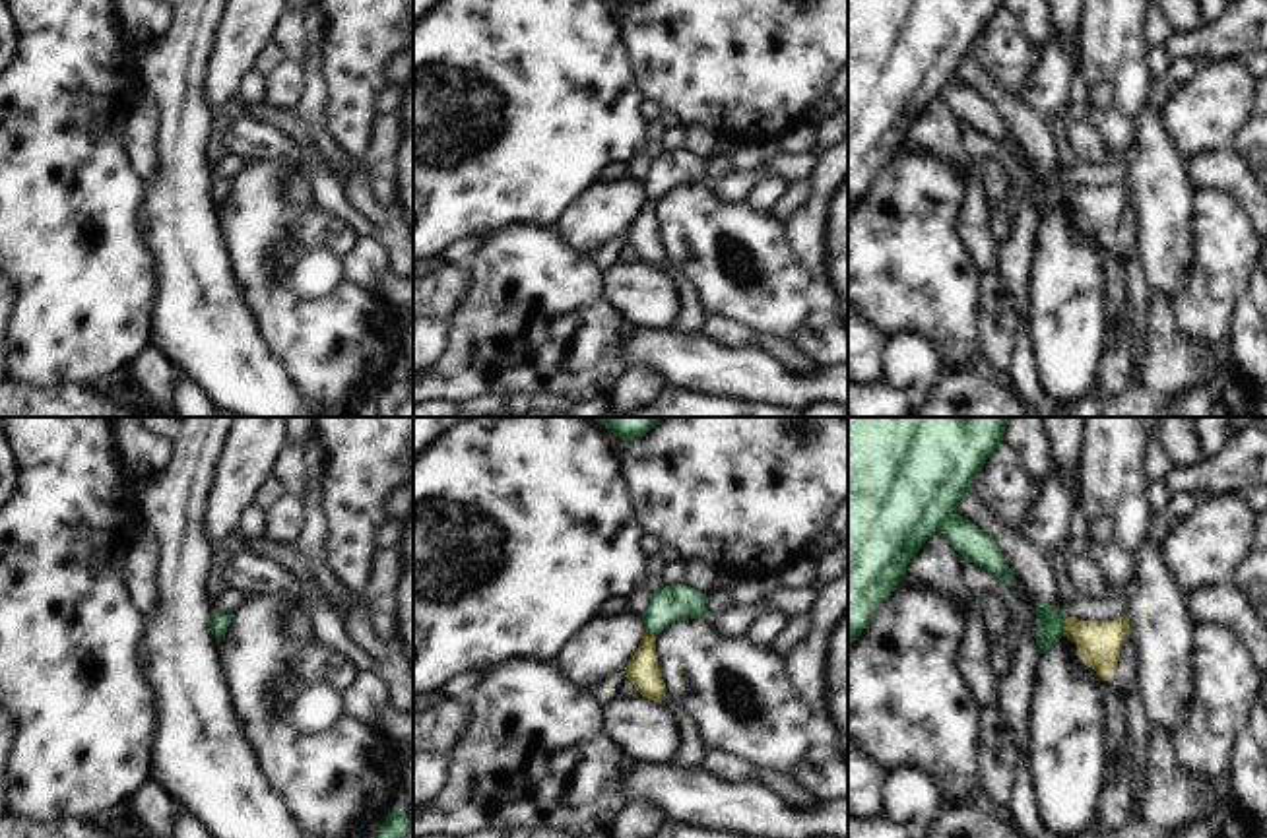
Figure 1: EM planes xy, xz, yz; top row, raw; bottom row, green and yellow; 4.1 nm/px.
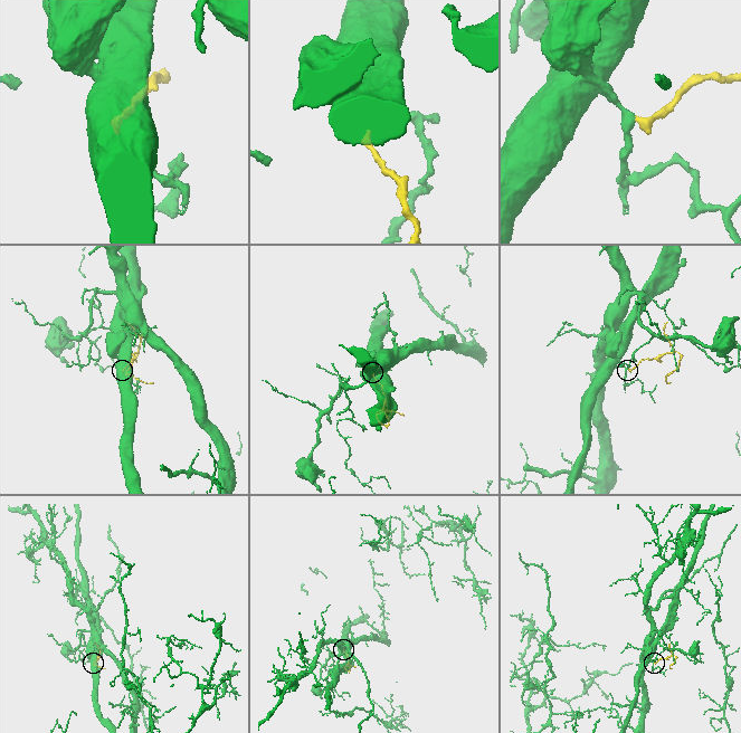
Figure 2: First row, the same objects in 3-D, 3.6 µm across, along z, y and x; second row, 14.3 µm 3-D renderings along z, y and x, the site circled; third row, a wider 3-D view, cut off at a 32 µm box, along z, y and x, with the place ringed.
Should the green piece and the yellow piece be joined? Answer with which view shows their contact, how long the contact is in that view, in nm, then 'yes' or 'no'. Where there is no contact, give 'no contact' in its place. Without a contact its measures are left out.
meets green in yz; contact 90 nm long; yes

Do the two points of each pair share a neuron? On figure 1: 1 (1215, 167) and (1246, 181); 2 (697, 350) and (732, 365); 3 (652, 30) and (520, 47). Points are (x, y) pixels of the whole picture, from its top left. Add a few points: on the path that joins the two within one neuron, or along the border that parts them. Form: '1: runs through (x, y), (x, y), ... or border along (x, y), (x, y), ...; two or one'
1: runs through (1223, 171), (1238, 181); one
2: runs through (705, 357), (713, 365), (724, 365); one
3: border along (617, 22), (633, 78); two

